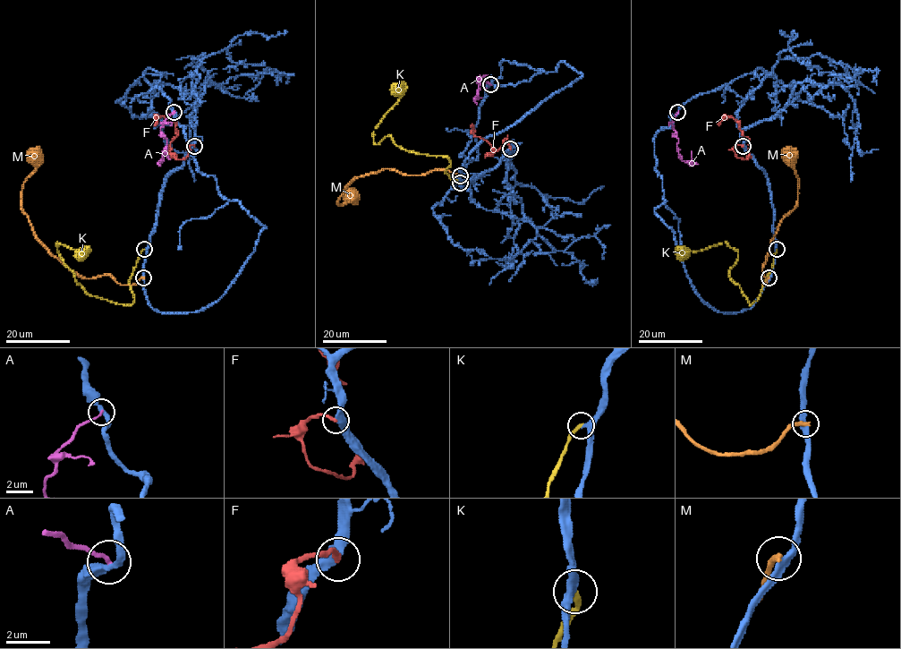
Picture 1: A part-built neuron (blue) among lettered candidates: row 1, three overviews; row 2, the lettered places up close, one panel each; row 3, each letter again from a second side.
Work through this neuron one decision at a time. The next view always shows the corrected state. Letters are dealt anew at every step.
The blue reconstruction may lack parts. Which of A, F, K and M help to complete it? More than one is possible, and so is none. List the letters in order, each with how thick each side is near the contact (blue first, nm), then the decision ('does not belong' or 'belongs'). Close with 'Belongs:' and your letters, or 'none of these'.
A: 280/180 nm | does not belong
F: 440/240 nm | does not belong
K: 280/200 nm | belongs
M: 320/300 nm | does not belong
Belongs: K

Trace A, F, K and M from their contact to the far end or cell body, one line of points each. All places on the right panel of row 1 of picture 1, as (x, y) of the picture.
A: (678, 112), (672, 125), (678, 140), (679, 157), (691, 161), (691, 150)
F: (743, 146), (735, 147), (735, 155), (745, 159), (750, 140), (734, 117), (725, 116), (718, 124)
K: (776, 249), (773, 267), (759, 298), (750, 305), (740, 286), (728, 275), (737, 252), (726, 243), (676, 255)
M: (769, 277), (762, 285), (768, 277), (762, 266), (769, 243), (797, 200), (798, 176), (784, 149)

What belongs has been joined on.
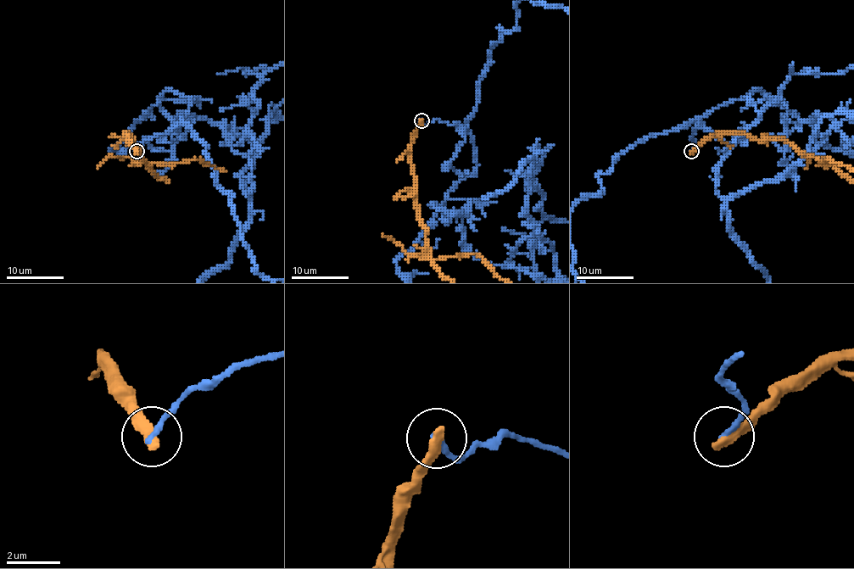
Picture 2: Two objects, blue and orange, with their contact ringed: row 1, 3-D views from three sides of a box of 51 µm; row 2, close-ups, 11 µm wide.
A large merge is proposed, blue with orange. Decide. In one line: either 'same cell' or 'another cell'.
another cell

